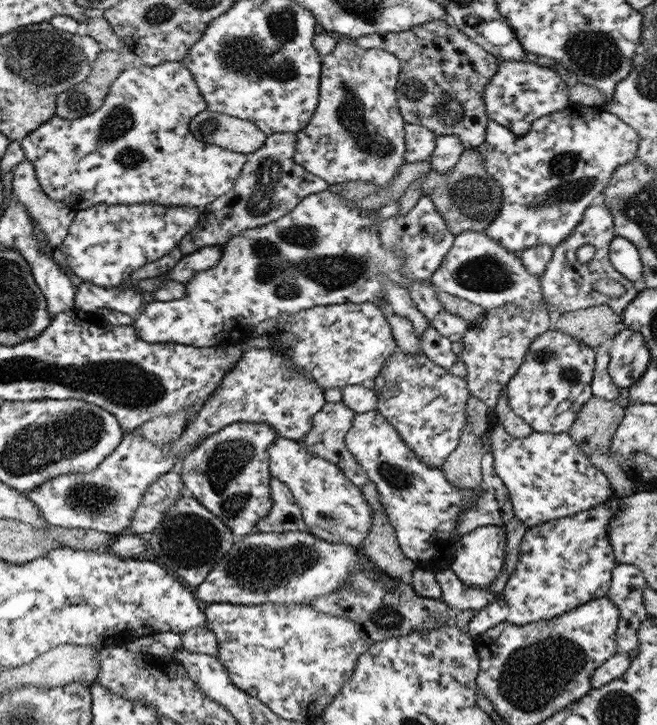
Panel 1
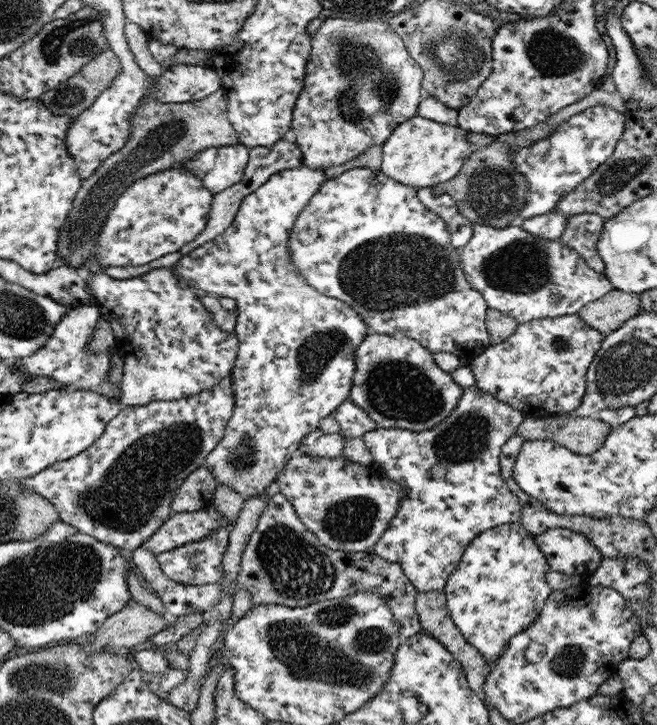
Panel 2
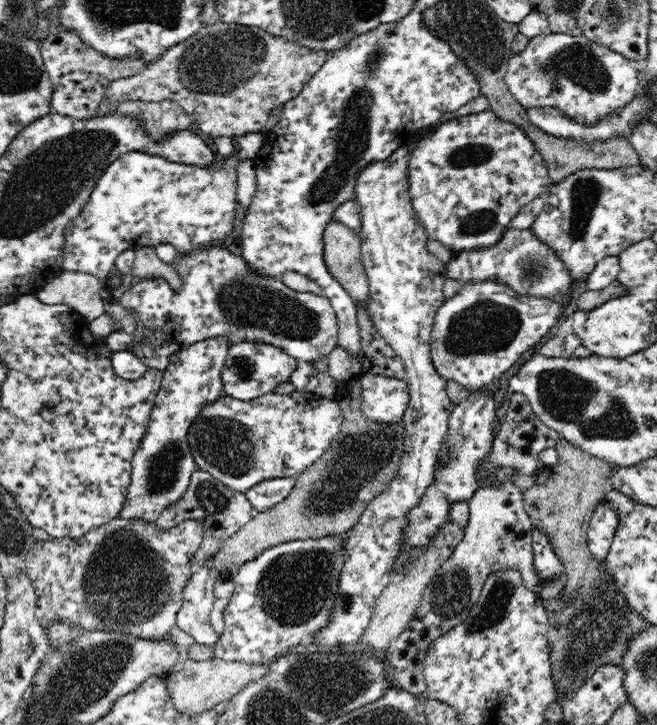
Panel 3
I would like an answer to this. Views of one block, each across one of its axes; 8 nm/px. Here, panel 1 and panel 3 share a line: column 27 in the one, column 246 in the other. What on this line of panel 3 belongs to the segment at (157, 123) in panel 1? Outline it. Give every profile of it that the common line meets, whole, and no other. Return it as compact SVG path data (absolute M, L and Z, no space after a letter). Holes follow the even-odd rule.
M252 132L250 134L244 134L238 136L238 138L232 138L232 141L236 143L236 154L232 154L232 157L217 157L212 166L188 166L182 162L170 162L167 158L150 155L148 152L132 151L121 154L114 162L111 162L106 168L102 168L102 171L96 181L95 187L92 189L90 198L86 201L84 208L80 211L80 214L72 220L68 228L65 230L65 245L63 248L63 261L61 270L69 270L70 272L85 272L86 274L92 274L98 278L108 276L108 272L112 270L112 266L115 264L116 258L119 254L123 253L123 250L137 249L142 247L155 247L162 243L172 244L176 247L176 252L180 253L195 253L205 246L210 244L224 244L226 237L232 232L234 228L234 220L236 220L236 199L237 199L237 170L235 166L239 162L246 161L253 158L260 152L263 147L264 134L261 132Z

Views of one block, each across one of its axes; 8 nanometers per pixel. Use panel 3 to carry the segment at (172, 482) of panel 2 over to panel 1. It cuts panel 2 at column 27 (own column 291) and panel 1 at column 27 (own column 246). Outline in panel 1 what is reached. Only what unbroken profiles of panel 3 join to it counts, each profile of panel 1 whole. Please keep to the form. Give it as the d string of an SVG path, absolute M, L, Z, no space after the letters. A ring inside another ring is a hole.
M250 345L243 350L240 362L236 362L234 370L222 378L211 397L205 400L203 407L197 411L197 417L190 419L184 425L182 436L172 444L172 446L158 446L154 442L148 442L146 438L138 436L139 430L125 432L120 446L116 447L94 470L89 473L69 474L48 479L37 489L24 491L37 507L39 513L49 522L50 525L64 528L88 528L88 530L98 530L98 532L108 532L120 536L128 532L132 517L144 498L146 489L159 476L172 470L178 456L185 456L188 446L196 444L200 439L206 439L210 435L222 430L225 426L235 422L255 422L268 423L272 425L279 437L284 439L296 440L302 442L302 439L312 431L313 418L323 409L327 403L324 393L325 390L317 385L311 377L306 377L294 368L294 363L288 359L284 353L278 353L272 348L258 348Z

